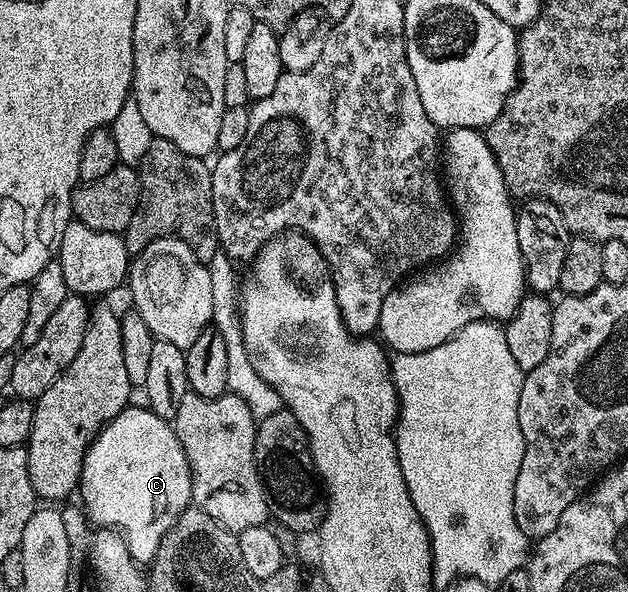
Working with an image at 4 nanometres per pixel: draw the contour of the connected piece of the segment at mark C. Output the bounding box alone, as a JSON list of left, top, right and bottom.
[77,407,192,566]

